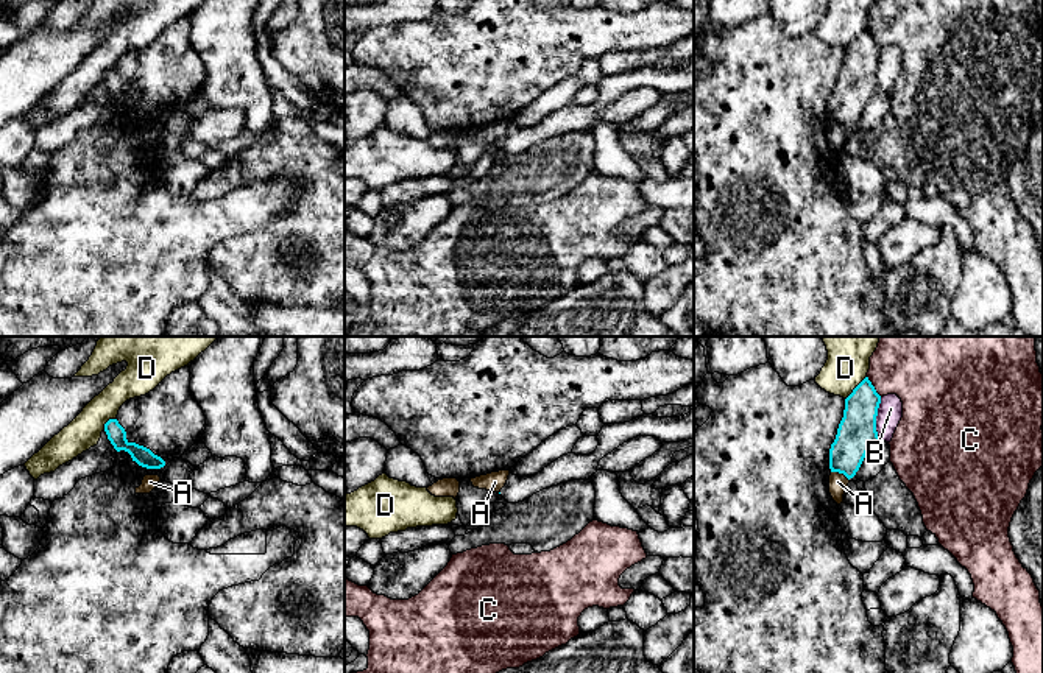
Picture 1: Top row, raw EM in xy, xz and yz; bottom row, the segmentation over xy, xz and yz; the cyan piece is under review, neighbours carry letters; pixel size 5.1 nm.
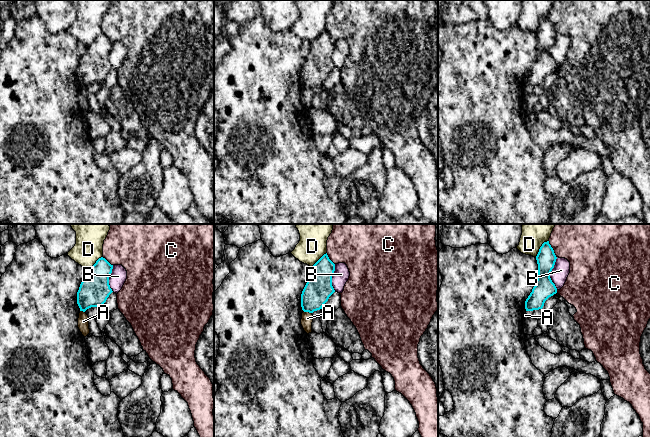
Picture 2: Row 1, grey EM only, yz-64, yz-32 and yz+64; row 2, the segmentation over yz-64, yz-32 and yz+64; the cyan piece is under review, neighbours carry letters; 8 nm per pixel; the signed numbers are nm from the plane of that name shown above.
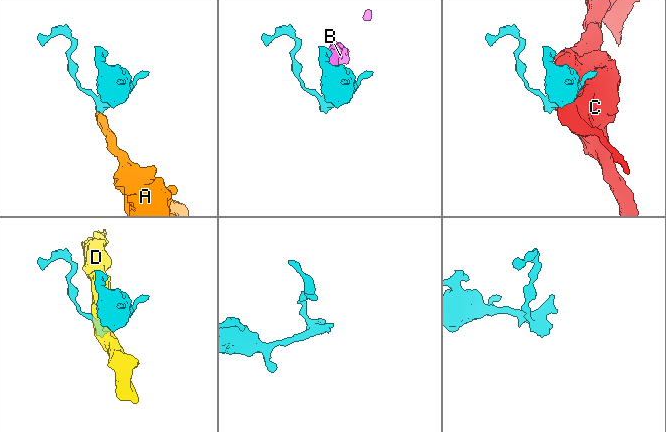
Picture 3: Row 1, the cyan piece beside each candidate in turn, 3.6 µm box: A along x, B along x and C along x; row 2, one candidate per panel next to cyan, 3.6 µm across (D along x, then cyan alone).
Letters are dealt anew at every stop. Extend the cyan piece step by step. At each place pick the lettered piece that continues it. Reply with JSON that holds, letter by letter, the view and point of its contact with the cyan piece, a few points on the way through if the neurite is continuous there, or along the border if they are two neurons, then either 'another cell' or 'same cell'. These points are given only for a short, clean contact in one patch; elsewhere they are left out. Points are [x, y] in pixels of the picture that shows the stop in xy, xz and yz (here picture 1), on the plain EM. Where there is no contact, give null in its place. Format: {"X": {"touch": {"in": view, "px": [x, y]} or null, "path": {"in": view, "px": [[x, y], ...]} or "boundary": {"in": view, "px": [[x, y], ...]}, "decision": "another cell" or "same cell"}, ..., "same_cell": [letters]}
{"A": {"touch": {"in": "yz", "px": [841, 123]}, "boundary": {"in": "yz", "px": [[831, 122], [841, 123], [848, 131]]}, "decision": "another cell"}, "B": {"touch": {"in": "yz", "px": [875, 69]}, "decision": "another cell"}, "C": {"touch": {"in": "yz", "px": [873, 38]}, "decision": "another cell"}, "D": {"touch": {"in": "yz", "px": [855, 39]}, "decision": "another cell"}, "same_cell": []}

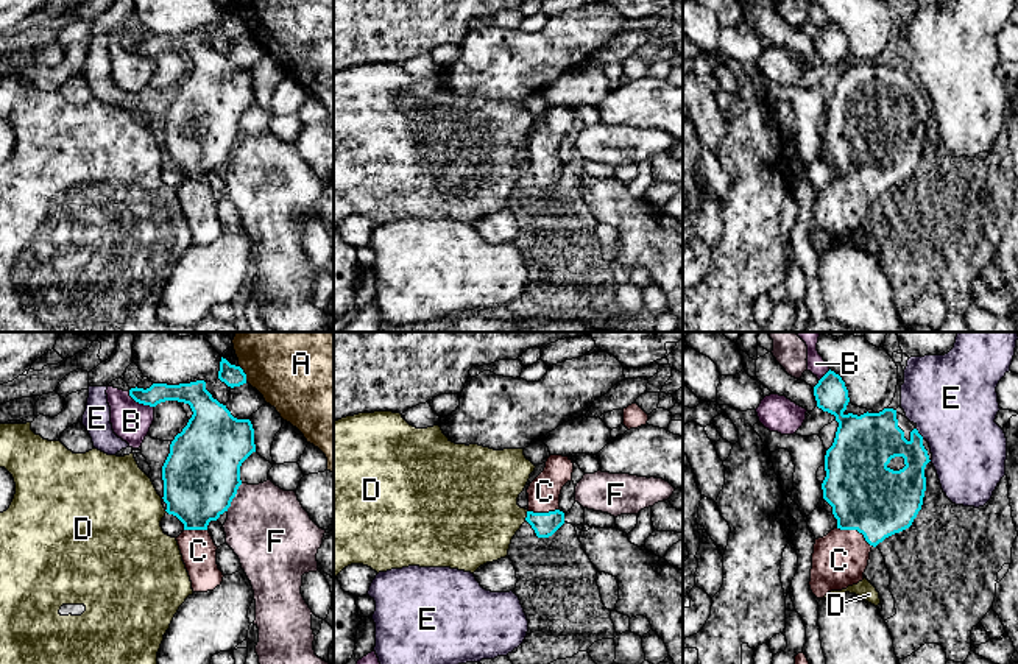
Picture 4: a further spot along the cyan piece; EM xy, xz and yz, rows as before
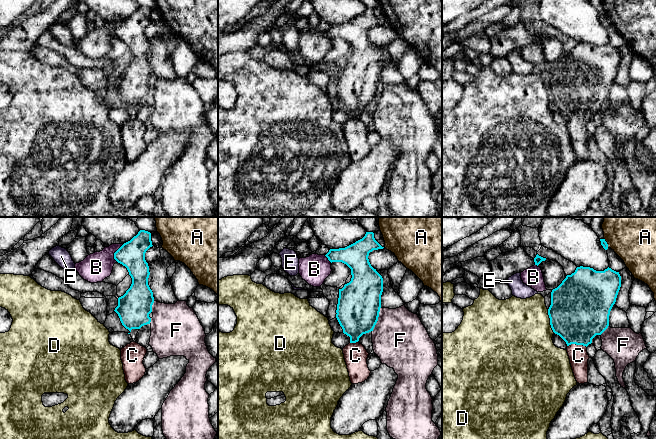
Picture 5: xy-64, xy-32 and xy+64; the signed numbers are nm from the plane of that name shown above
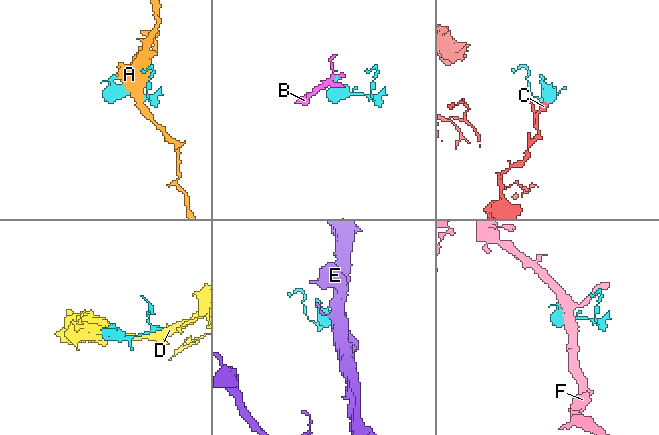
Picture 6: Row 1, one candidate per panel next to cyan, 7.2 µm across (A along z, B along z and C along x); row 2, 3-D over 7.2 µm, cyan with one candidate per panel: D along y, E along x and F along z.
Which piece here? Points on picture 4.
{"A": {"touch": {"in": "xy", "px": [243, 24]}, "decision": "another cell"}, "B": {"touch": {"in": "xy", "px": [141, 53]}, "decision": "another cell"}, "C": {"touch": {"in": "yz", "px": [856, 180]}, "path": {"in": "yz", "px": [[867, 147], [867, 164], [856, 180], [851, 194], [839, 211]]}, "decision": "same cell"}, "D": {"touch": {"in": "xz", "px": [527, 166]}, "boundary": {"in": "xz", "px": [[527, 161], [524, 170]]}, "decision": "another cell"}, "E": {"touch": {"in": "yz", "px": [919, 84]}, "decision": "another cell"}, "F": {"touch": {"in": "xy", "px": [234, 147]}, "decision": "another cell"}, "same_cell": ["C"]}

